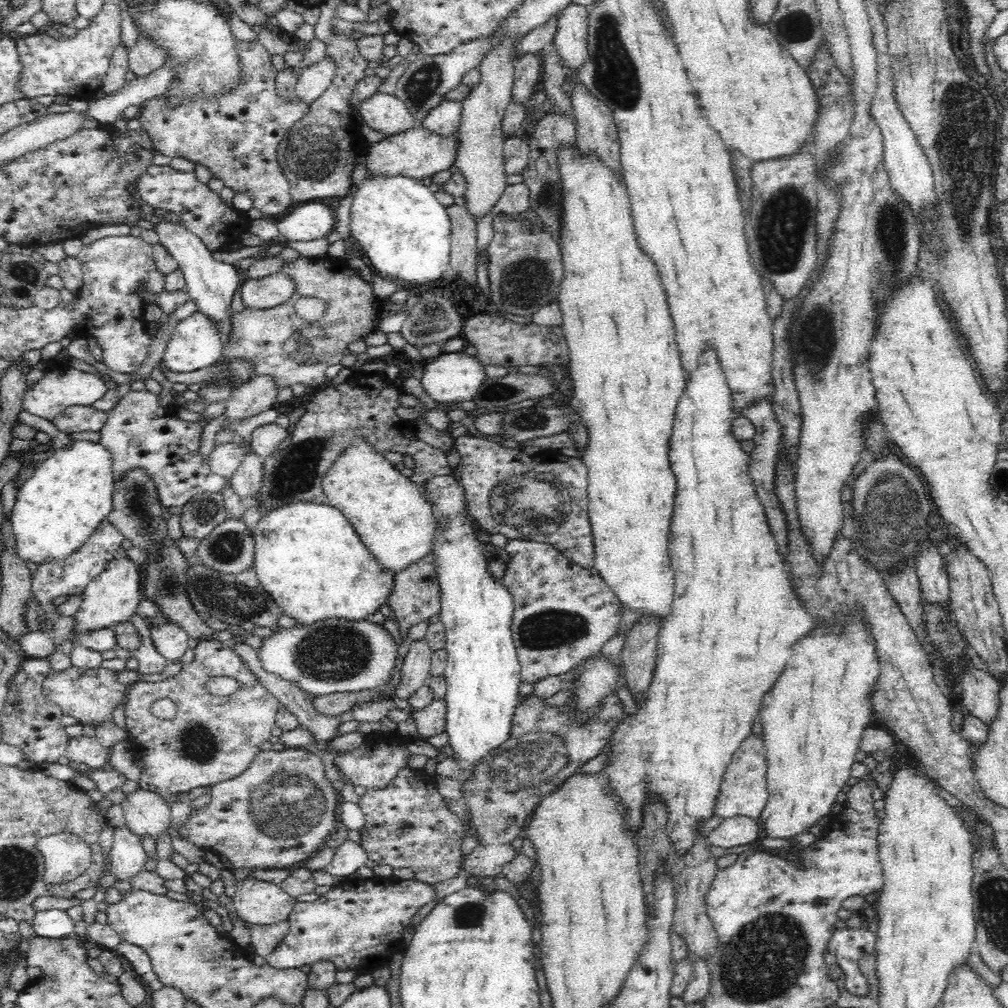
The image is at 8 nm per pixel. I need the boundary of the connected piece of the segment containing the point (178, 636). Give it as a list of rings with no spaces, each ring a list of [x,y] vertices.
[[[170,622],[154,625],[150,629],[150,638],[166,660],[180,660],[193,644],[189,634],[181,626]]]

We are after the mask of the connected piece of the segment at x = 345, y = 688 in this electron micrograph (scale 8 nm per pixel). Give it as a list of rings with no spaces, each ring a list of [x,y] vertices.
[[[326,619],[308,627],[277,626],[271,636],[262,637],[262,646],[257,649],[264,670],[276,673],[282,680],[295,682],[305,693],[316,696],[333,692],[360,692],[384,686],[396,668],[398,656],[398,644],[394,636],[384,625],[370,620],[348,622],[346,619]]]

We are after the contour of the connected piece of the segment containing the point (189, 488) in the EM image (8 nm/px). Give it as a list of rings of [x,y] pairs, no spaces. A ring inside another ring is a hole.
[[[146,390],[128,391],[117,400],[116,406],[108,413],[107,422],[99,431],[101,435],[99,443],[103,444],[112,455],[114,480],[121,479],[127,470],[133,468],[146,471],[148,477],[156,483],[160,503],[162,503],[162,508],[166,510],[173,506],[182,507],[192,496],[203,492],[219,493],[228,485],[229,479],[214,474],[209,463],[202,460],[204,456],[199,453],[199,444],[203,428],[200,427],[200,422],[185,417],[174,404],[168,405],[166,408],[162,407],[158,396],[159,394]]]

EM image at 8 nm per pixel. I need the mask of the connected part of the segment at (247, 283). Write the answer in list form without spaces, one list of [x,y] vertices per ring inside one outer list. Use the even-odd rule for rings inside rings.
[[[282,271],[258,280],[243,280],[239,287],[246,308],[265,310],[283,304],[294,294],[294,282]]]

